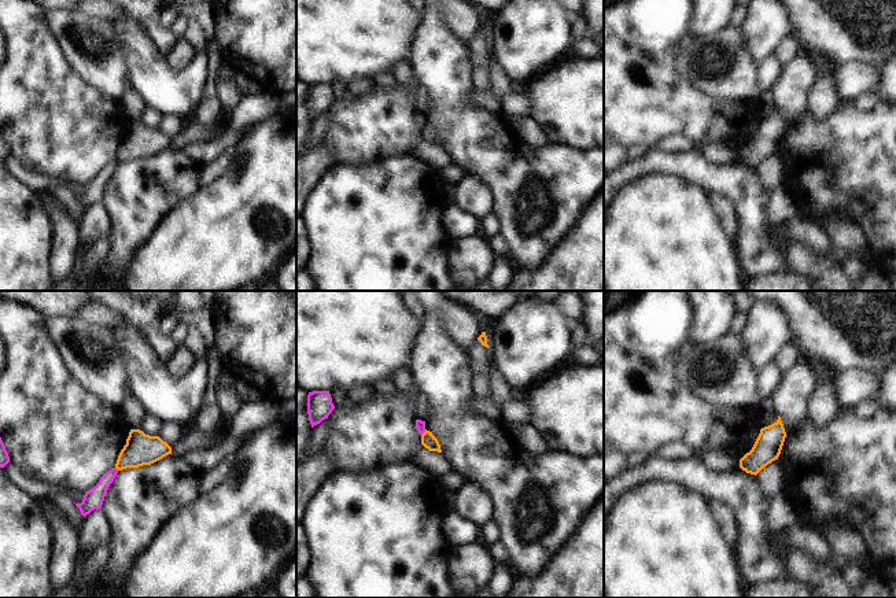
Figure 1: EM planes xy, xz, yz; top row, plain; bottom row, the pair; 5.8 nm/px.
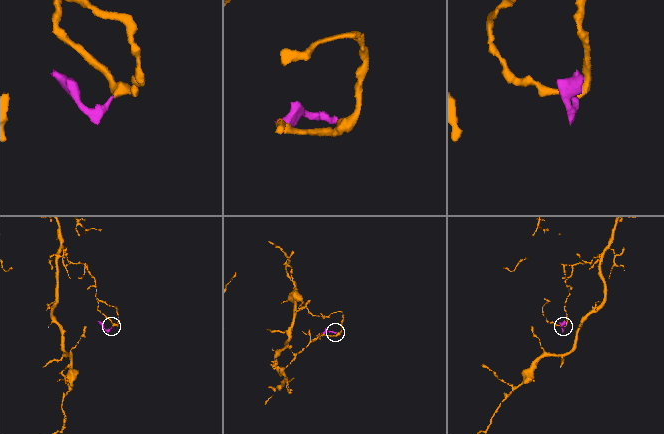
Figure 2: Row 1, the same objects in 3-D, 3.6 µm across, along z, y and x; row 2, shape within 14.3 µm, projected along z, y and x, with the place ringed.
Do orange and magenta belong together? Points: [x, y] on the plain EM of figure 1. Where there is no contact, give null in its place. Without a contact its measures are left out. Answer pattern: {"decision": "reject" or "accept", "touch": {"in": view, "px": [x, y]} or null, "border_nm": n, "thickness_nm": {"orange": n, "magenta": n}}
{"decision": "reject", "touch": {"in": "xz", "px": [424, 125]}, "border_nm": 50, "thickness_nm": {"orange": 90, "magenta": 60}}

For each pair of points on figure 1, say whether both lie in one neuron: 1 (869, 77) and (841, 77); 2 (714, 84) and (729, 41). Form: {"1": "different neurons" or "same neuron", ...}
{"1": "same neuron", "2": "same neuron"}

